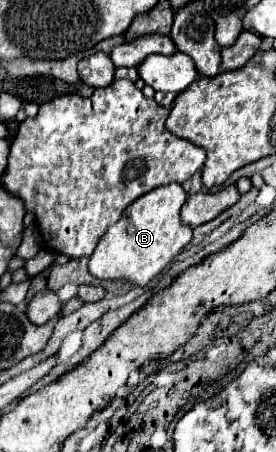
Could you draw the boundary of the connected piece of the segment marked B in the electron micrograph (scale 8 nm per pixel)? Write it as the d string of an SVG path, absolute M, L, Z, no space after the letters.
M168 183L130 203L130 207L122 213L122 219L108 227L96 251L92 253L90 273L102 281L116 279L146 287L192 241L192 227L180 221L180 209L186 197L188 195L184 193L182 185Z

